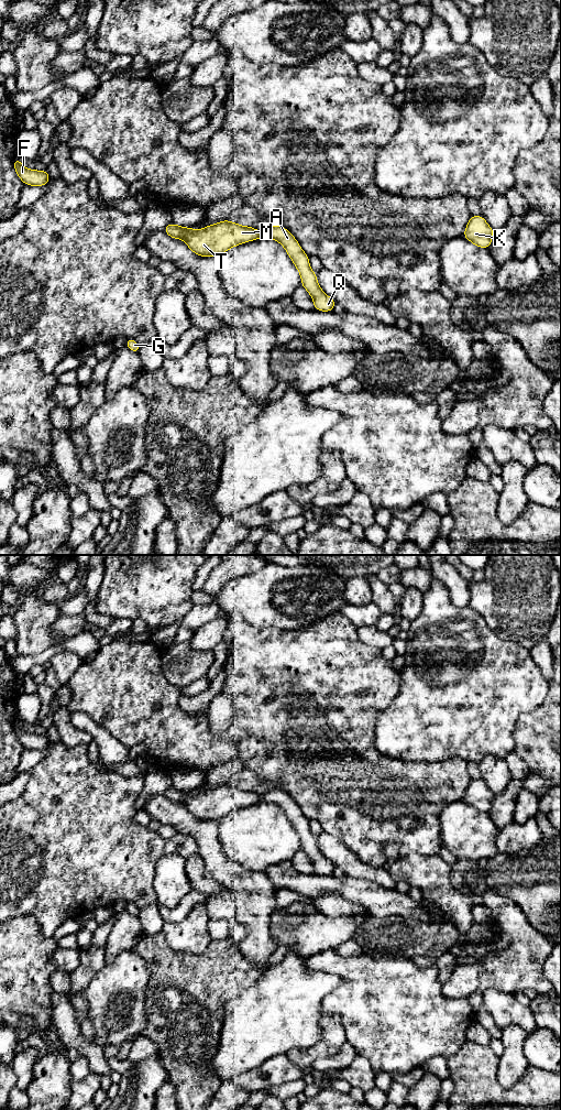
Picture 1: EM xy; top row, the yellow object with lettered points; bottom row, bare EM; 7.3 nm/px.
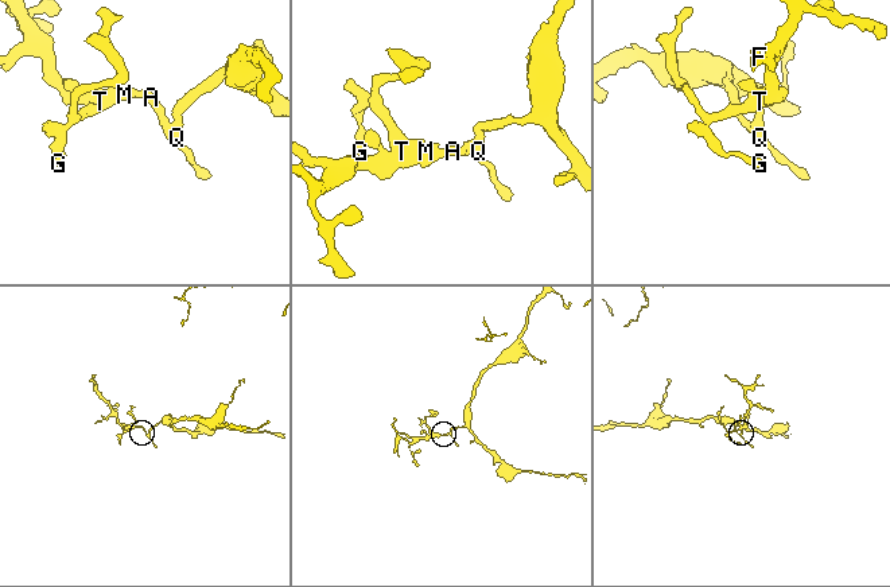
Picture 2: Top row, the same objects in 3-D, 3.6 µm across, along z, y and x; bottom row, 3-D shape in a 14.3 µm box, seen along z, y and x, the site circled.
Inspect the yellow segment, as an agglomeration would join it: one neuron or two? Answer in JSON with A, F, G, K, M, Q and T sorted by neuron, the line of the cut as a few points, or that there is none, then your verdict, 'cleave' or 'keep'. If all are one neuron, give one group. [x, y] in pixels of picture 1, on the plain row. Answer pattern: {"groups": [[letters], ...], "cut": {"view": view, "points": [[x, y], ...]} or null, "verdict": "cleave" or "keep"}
{"groups": [["A", "K", "Q"], ["F", "G", "M", "T"]], "cut": {"view": "xy", "points": [[261, 795], [259, 801]]}, "verdict": "cleave"}

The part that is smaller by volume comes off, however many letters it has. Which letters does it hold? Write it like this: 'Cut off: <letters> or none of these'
Cut off: F, G, M, T

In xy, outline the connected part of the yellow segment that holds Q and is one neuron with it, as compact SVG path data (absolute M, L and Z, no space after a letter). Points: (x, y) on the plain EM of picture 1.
M279 788L271 790L261 795L260 802L273 803L278 805L290 820L297 831L301 848L310 858L315 873L321 875L333 874L334 863L329 861L319 850L316 837L310 832L309 820L300 812L298 805L292 796Z

